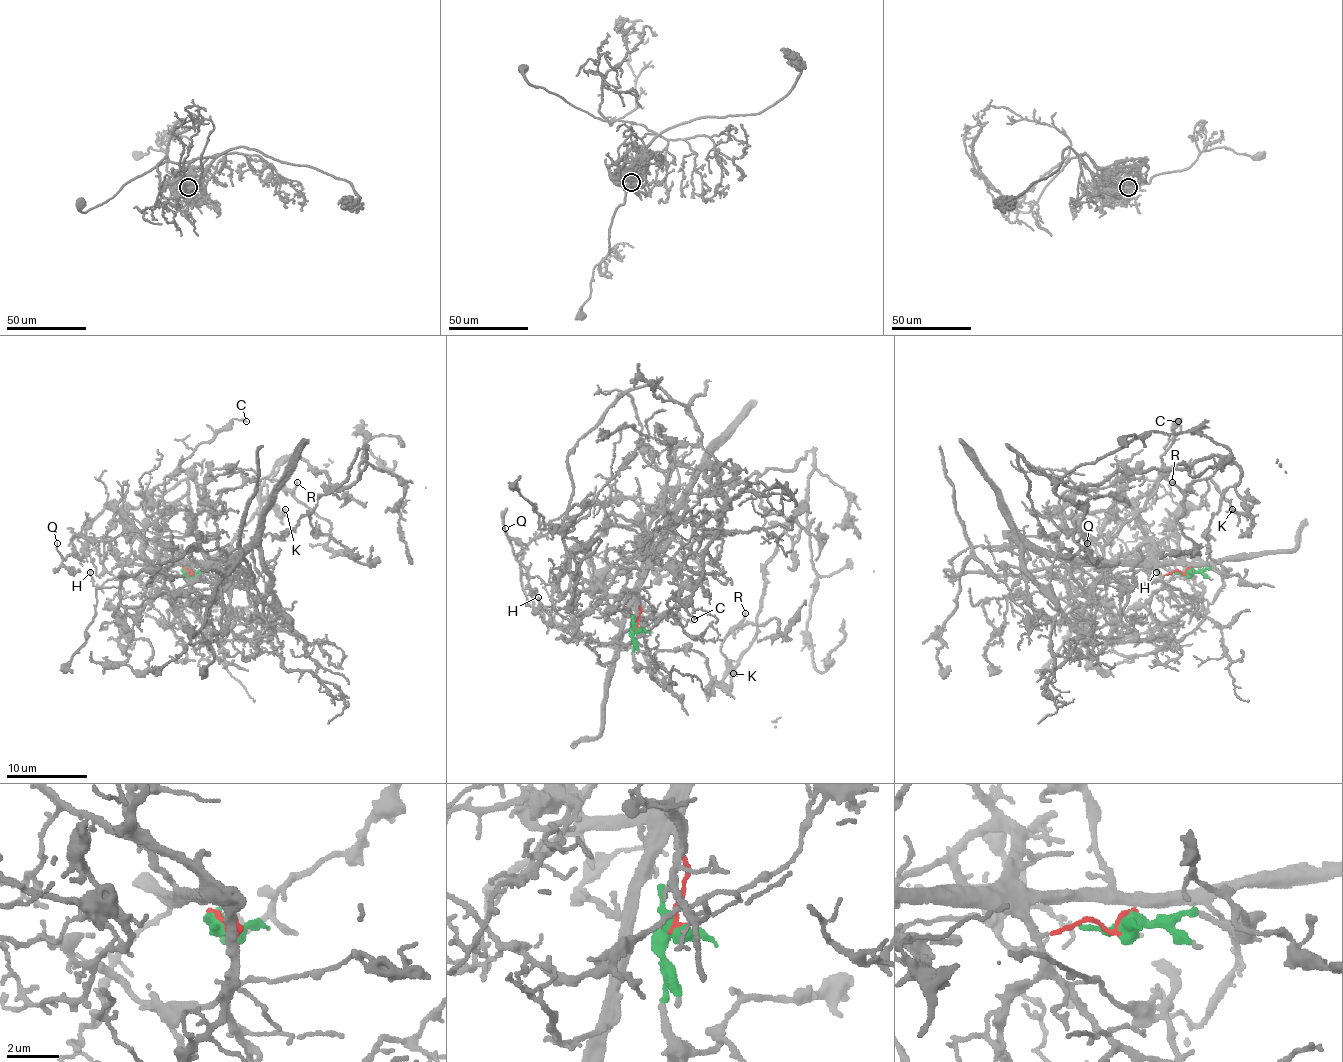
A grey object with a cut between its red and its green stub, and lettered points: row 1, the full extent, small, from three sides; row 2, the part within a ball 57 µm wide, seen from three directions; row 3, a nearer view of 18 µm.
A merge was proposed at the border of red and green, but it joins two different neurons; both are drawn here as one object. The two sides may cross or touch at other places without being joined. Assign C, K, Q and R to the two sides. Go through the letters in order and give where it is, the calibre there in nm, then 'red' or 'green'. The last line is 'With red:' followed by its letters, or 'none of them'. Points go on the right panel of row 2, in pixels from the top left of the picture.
C: place (1178, 421); calibre 130 nm; red
K: place (1232, 509); calibre 170 nm; green
Q: place (1087, 543); calibre 120 nm; red
R: place (1172, 482); calibre 160 nm; green
With red: C, Q

